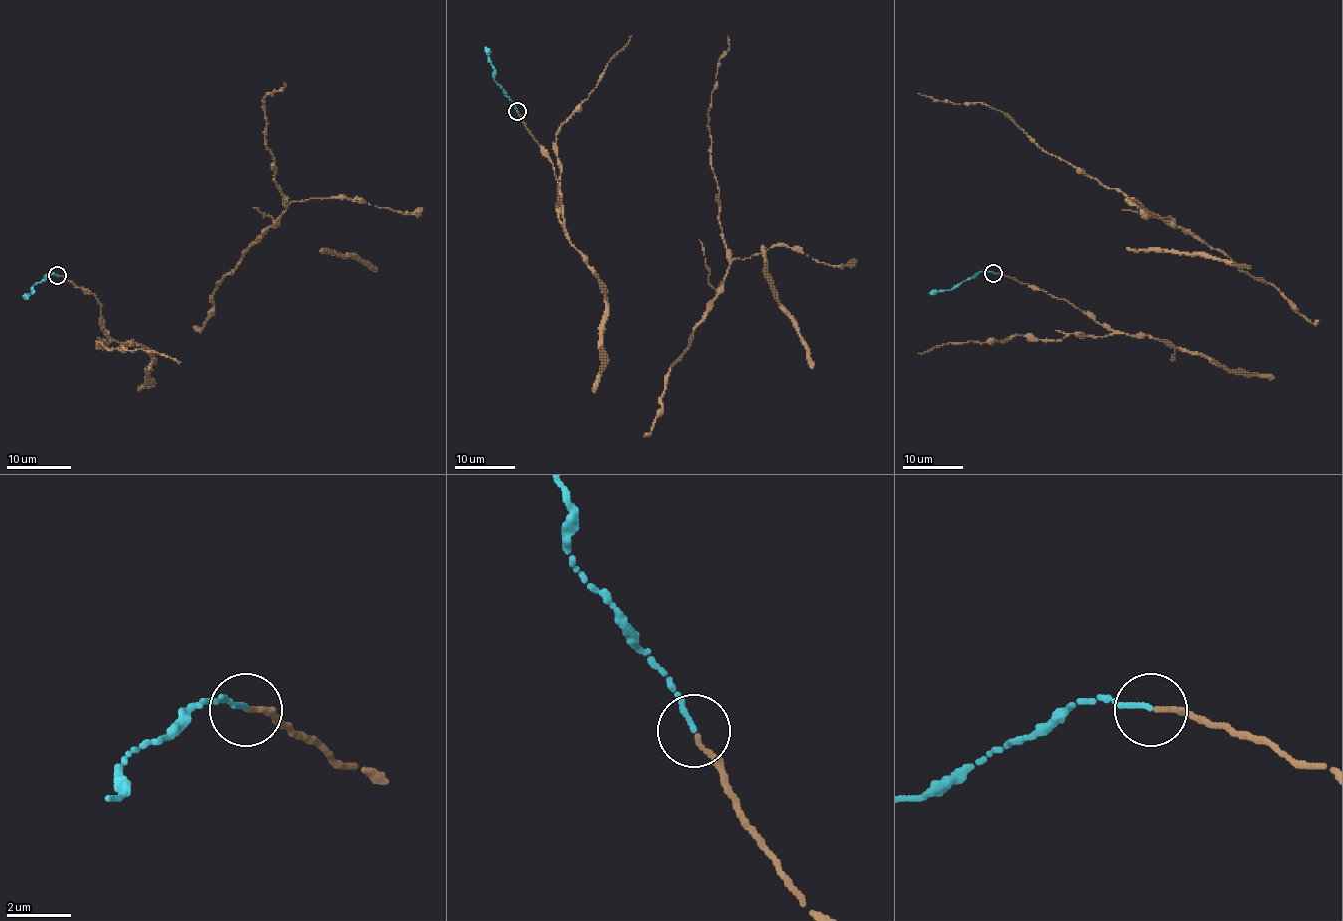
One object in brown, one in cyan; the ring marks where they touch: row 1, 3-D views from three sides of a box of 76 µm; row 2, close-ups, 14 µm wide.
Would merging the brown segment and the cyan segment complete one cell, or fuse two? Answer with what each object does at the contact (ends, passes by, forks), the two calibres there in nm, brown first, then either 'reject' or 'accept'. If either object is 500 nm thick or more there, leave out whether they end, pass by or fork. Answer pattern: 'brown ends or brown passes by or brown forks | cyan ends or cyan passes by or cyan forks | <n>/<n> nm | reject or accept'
brown ends | cyan ends | 160/140 nm | accept

